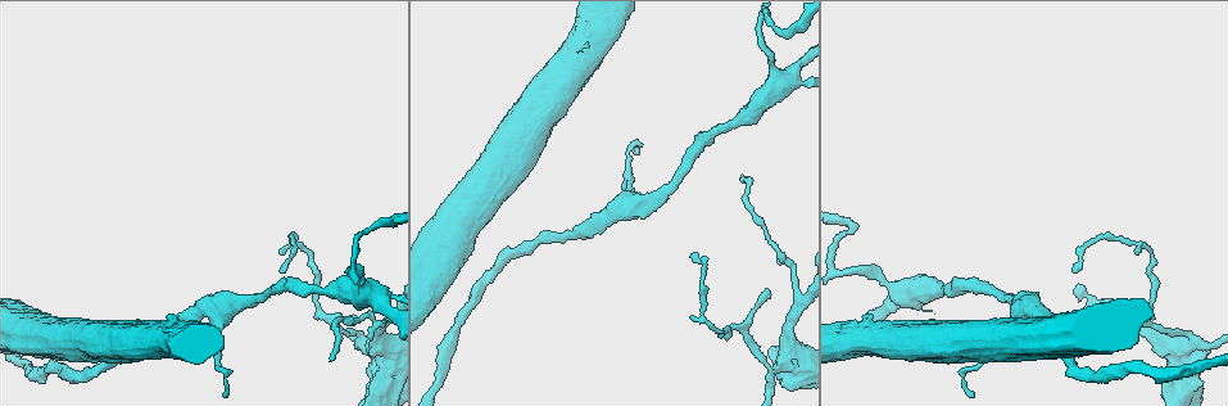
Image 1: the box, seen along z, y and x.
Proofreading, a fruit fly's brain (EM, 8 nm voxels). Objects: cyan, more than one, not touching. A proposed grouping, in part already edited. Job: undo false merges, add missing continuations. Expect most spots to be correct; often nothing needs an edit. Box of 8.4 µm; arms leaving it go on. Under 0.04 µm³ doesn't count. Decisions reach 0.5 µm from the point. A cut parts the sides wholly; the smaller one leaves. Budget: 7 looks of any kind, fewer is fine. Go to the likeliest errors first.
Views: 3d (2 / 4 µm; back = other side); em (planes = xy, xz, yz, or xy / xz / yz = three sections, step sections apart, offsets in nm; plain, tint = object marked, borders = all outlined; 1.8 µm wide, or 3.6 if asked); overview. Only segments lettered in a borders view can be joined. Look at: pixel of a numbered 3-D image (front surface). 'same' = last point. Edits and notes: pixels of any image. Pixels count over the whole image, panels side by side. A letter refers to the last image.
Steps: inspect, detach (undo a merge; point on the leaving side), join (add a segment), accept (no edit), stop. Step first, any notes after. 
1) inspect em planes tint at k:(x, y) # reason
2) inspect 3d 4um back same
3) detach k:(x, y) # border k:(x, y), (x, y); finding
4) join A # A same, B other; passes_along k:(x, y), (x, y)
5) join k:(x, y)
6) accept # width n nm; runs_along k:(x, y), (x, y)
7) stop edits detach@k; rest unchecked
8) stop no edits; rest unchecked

inspect 3d 4um at 1:(780, 369) # calibre changes

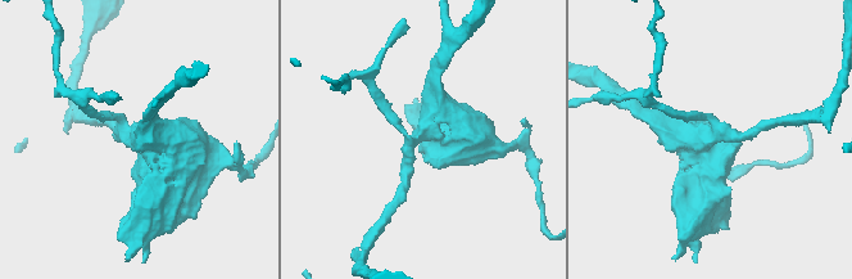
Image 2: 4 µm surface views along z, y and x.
inspect em 3.6um yz step 16 tint at 2:(707, 140) # now the EM

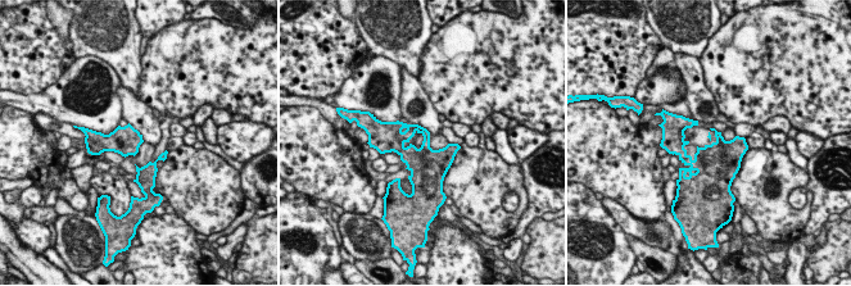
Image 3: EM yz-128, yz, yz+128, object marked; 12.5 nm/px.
inspect em 3.6um planes borders same # another direction

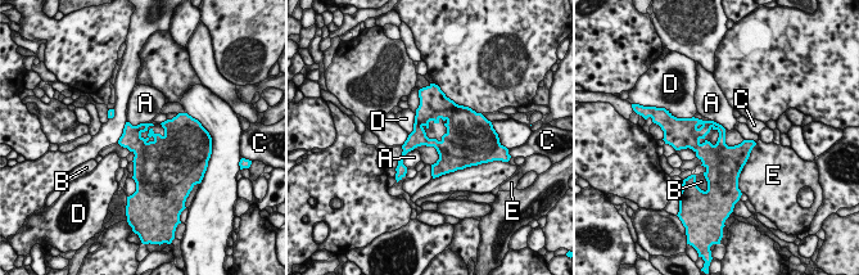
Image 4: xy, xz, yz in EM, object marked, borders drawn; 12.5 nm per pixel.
accept # width 200 nm; longest_contact E 500 nm; A other, B other, C other, D other, E other; continuous, no second neuron

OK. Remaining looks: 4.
inspect em xy step 4 tint at 1:(900, 299)

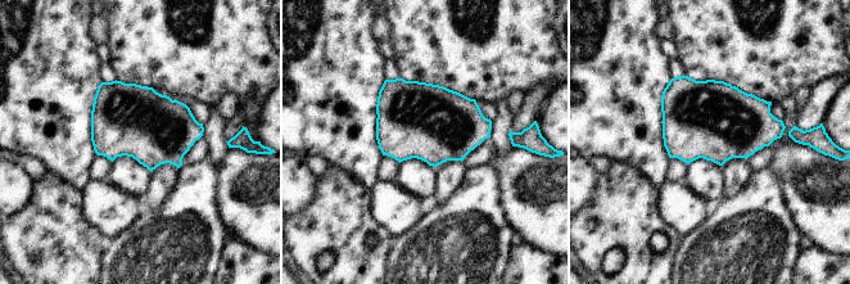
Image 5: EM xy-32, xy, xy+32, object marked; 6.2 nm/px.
inspect em planes borders same

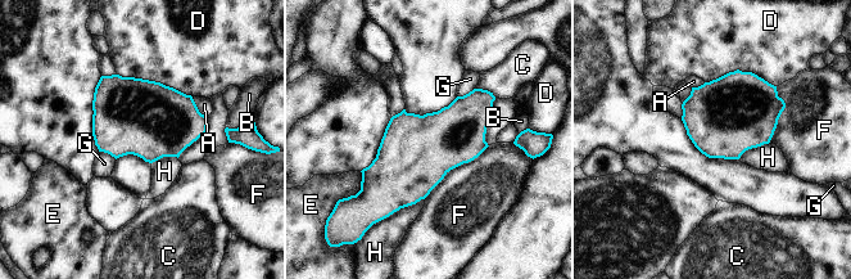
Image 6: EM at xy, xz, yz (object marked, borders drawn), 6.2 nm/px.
accept # width 460 nm; A other, B other, C other, D other, E other, F other, G other, H other; border 6:(425, 197), (385, 217); continuous, no second neuron

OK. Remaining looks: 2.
stop no edits; rest unchecked

